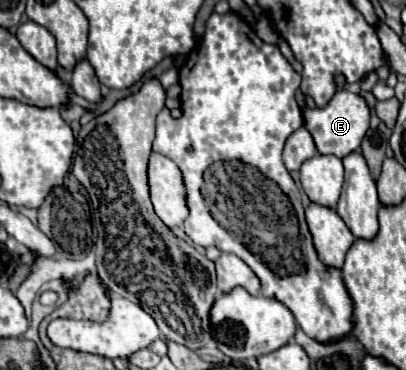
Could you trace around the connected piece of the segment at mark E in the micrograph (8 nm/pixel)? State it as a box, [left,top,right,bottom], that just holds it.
[303,89,369,159]

